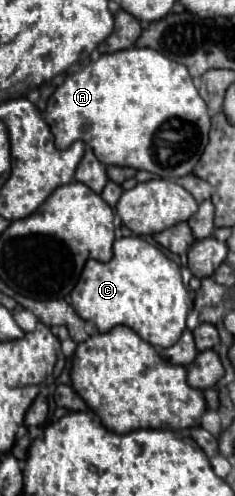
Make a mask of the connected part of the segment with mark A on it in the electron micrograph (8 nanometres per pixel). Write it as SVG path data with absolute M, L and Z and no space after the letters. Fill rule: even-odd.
M131 47L101 55L97 61L91 61L79 71L67 75L65 83L49 97L43 119L55 137L57 149L67 149L73 141L81 139L95 151L103 165L145 169L161 175L163 179L179 179L193 173L203 149L207 147L207 133L211 125L207 105L193 85L187 67L147 47Z

